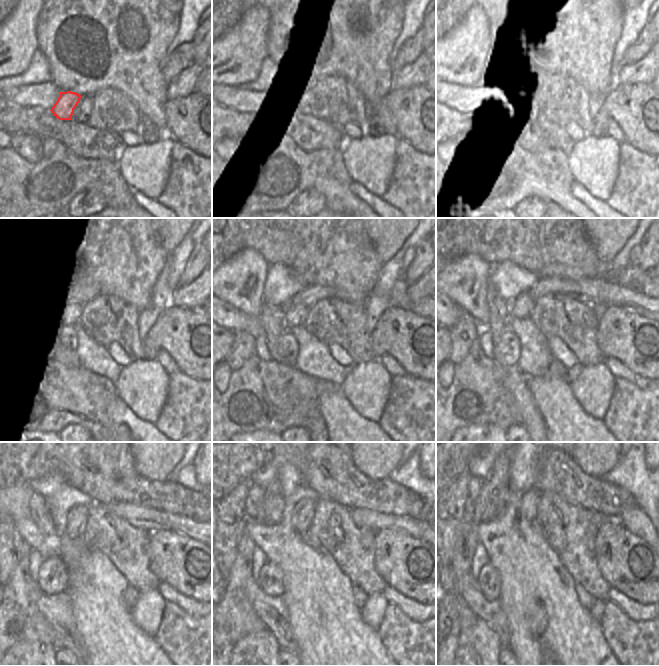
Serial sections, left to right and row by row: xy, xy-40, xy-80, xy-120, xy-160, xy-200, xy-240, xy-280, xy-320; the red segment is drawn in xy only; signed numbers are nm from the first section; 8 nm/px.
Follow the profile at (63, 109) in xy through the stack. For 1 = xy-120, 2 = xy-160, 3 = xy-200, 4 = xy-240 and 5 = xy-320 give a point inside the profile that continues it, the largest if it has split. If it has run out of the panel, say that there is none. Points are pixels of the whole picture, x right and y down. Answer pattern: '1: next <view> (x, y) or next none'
1: next xy-120 (78, 316)
2: next xy-160 (296, 315)
3: next xy-200 (523, 305)
4: next xy-240 (77, 518)
5: next xy-320 (529, 502)

